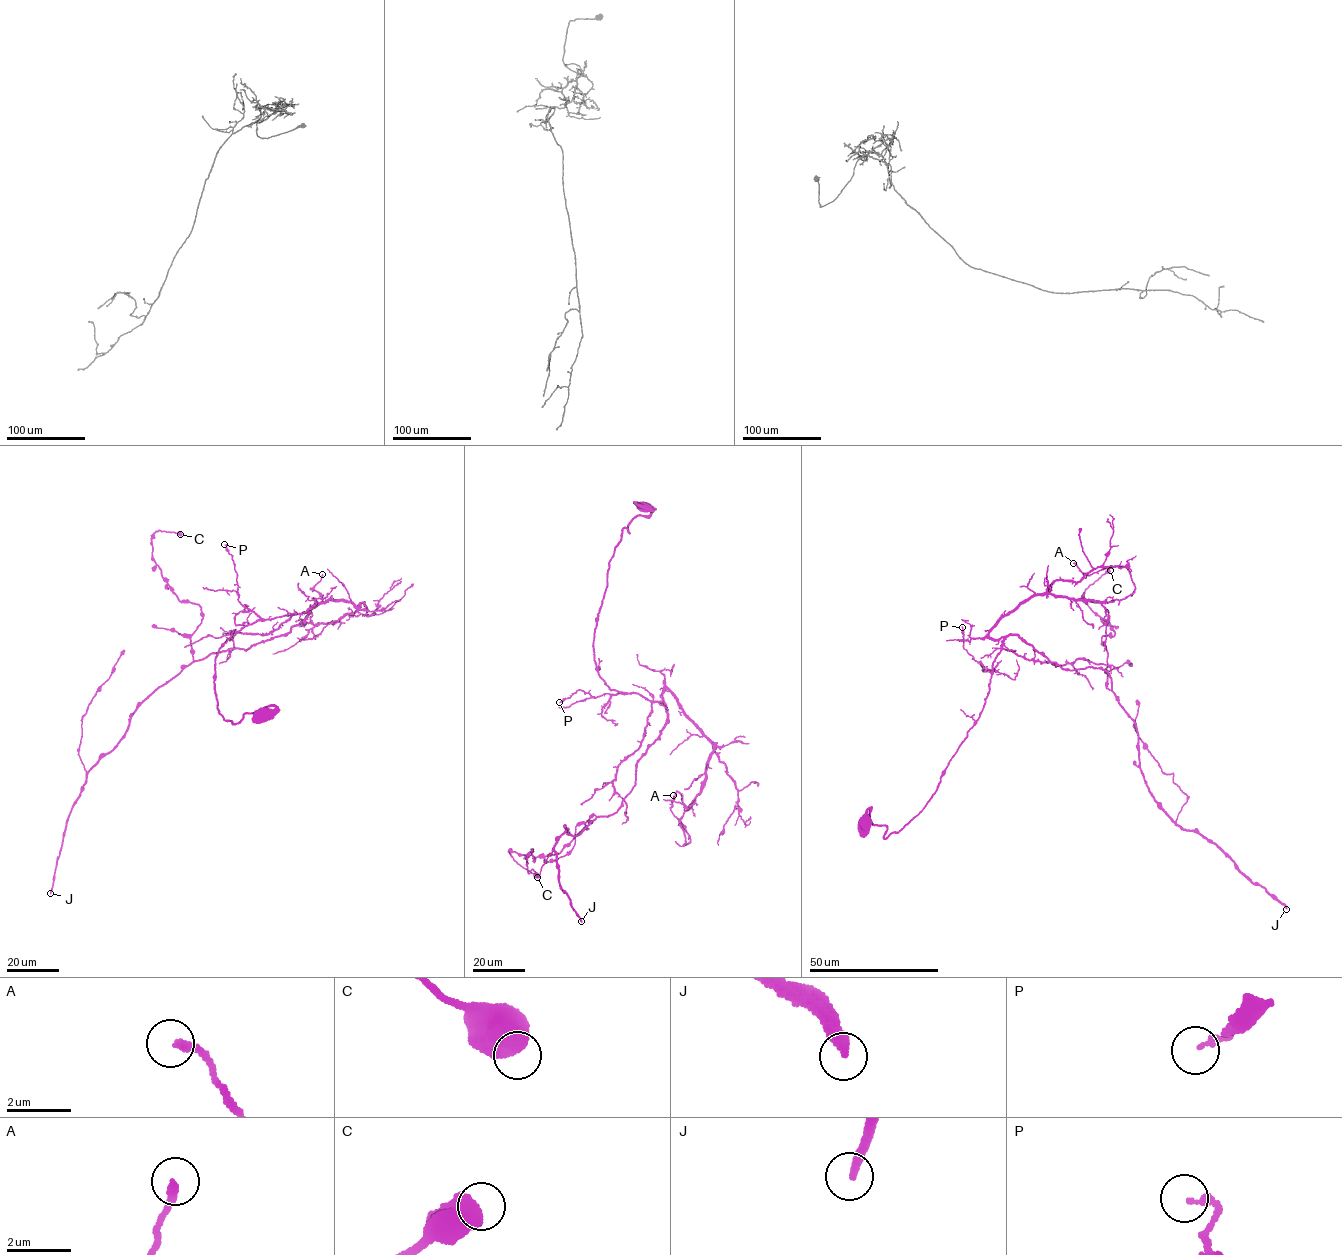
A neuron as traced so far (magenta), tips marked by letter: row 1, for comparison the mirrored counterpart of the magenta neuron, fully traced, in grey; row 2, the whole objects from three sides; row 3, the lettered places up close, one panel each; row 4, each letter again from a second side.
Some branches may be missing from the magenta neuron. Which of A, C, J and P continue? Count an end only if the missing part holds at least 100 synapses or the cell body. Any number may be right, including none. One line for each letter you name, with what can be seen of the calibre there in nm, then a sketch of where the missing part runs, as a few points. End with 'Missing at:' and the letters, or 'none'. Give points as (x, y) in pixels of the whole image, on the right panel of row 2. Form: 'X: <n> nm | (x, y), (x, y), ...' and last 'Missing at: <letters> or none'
J: 320 nm
Missing at: J

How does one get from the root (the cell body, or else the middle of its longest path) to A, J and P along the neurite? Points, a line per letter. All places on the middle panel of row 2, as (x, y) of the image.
A: (644, 506), (609, 563), (593, 659), (611, 690), (673, 692), (713, 746), (682, 846), (673, 795)
J: (644, 506), (609, 563), (593, 659), (611, 690), (664, 704), (667, 720), (620, 808), (553, 849), (581, 921)
P: (644, 506), (650, 514), (633, 519), (615, 547), (594, 632), (598, 674), (622, 693), (578, 690), (559, 702)

